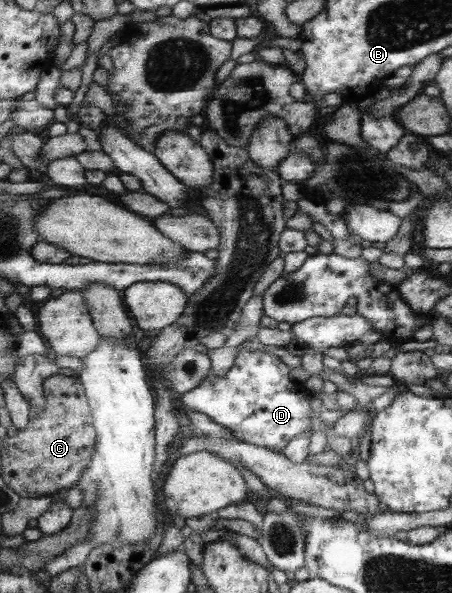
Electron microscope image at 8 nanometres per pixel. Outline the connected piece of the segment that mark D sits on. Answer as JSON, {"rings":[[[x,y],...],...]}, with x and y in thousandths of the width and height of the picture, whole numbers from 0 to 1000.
{"rings":[[[531,580],[524,607],[498,636],[480,636],[476,629],[462,629],[445,649],[400,668],[398,678],[409,681],[409,686],[429,688],[465,702],[504,722],[533,744],[622,764],[655,735],[686,728],[692,722],[695,703],[692,688],[688,688],[692,668],[670,648],[657,646],[644,637],[644,621],[646,617],[626,610],[611,597],[562,592],[540,580]]]}

